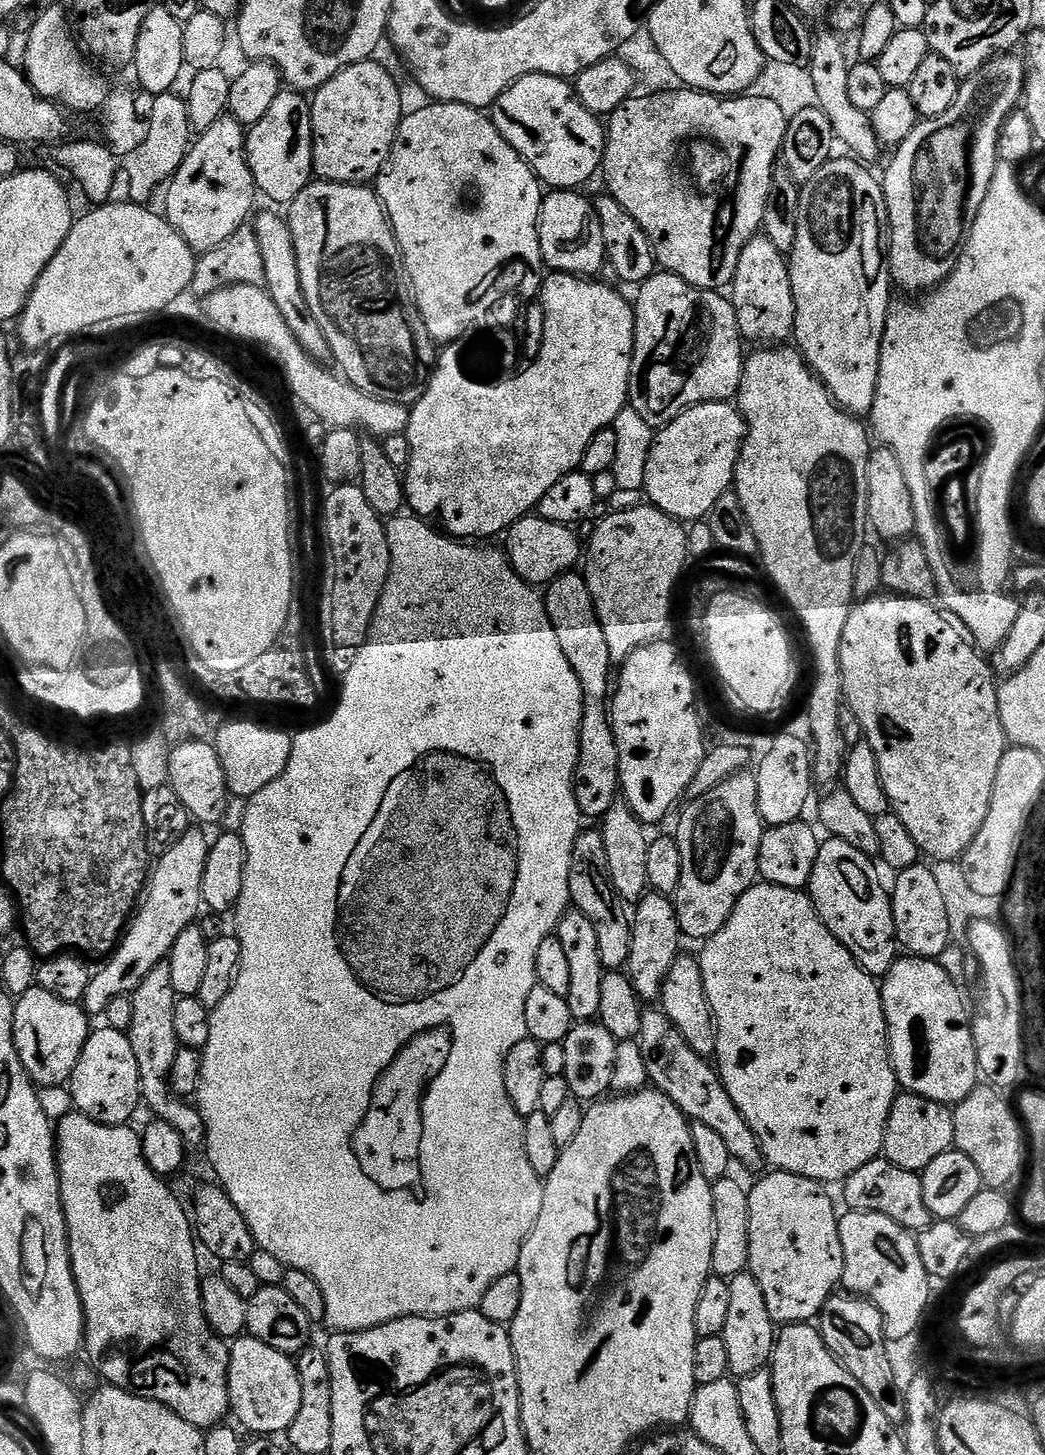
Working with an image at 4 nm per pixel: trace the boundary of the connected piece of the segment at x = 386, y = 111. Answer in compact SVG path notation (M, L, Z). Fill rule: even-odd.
M375 59L346 66L330 82L316 89L310 100L312 110L312 171L319 179L332 184L362 184L375 181L396 141L406 107L400 101L396 80Z

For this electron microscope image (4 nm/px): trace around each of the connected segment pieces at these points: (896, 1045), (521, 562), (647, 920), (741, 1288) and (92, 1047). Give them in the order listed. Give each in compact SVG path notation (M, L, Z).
M904 954L882 977L880 993L888 1027L888 1055L896 1071L897 1085L905 1093L930 1098L939 1104L955 1106L964 1101L978 1086L976 1047L970 1027L970 1012L964 1009L961 989L935 959Z
M539 514L523 516L521 520L514 522L506 533L508 539L506 555L512 569L527 584L533 586L547 586L551 580L564 572L573 571L582 560L582 540L579 540L572 531L569 525L544 520Z
M649 890L635 901L634 908L636 908L636 913L633 911L630 916L632 941L626 975L632 981L634 990L640 995L641 1001L656 1002L659 1001L666 974L670 974L670 966L674 966L676 957L682 952L680 948L682 933L676 917L676 905L669 897L660 896Z
M745 1270L731 1277L728 1285L730 1286L729 1310L726 1313L726 1326L722 1335L726 1342L728 1371L733 1377L739 1378L748 1376L769 1363L777 1329L770 1318L770 1310L766 1310L766 1300L762 1298L762 1286L758 1286L751 1272Z
M107 1026L93 1027L88 1033L86 1046L82 1046L82 1054L78 1058L78 1066L74 1066L70 1091L75 1104L75 1111L88 1116L99 1124L123 1124L136 1112L136 1107L141 1107L140 1079L138 1078L138 1061L134 1059L134 1046L130 1046L127 1032L119 1032Z

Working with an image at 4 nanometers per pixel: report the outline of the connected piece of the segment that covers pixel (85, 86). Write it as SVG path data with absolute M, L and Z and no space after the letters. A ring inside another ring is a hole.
M60 4L50 5L33 22L32 29L28 32L28 45L24 48L22 68L41 98L59 104L69 113L99 113L108 96L112 94L109 77L104 77L105 73L95 63L90 62L89 57L82 51L65 5L64 8Z

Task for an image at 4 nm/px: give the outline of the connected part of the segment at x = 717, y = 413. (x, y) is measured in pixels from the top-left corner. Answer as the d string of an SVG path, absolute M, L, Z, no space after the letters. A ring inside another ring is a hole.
M732 402L695 404L678 414L655 433L650 446L642 489L647 503L681 522L707 518L714 502L733 487L745 431L744 415Z

